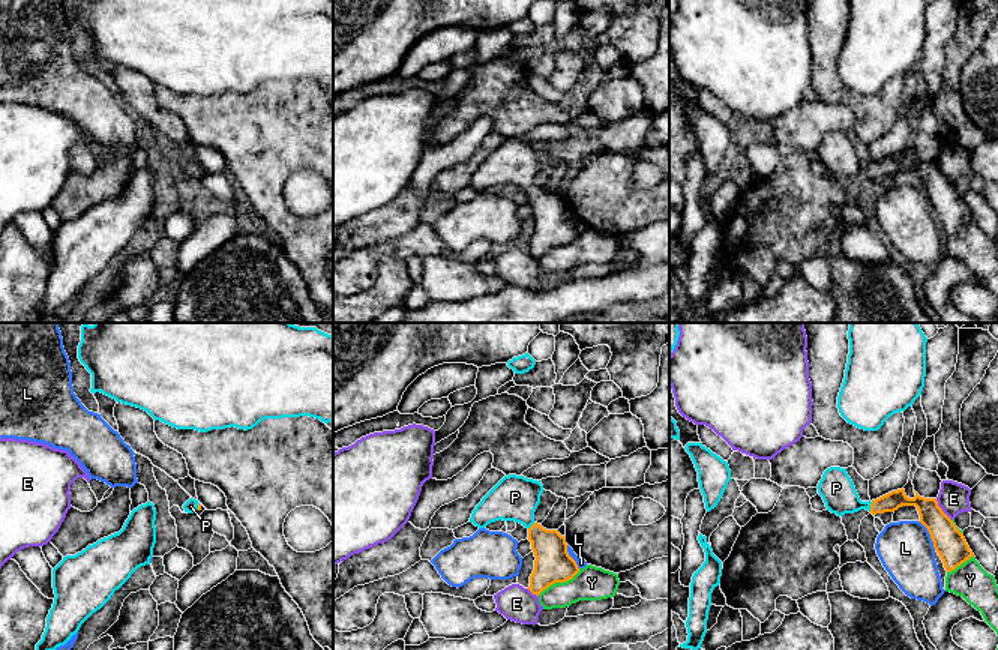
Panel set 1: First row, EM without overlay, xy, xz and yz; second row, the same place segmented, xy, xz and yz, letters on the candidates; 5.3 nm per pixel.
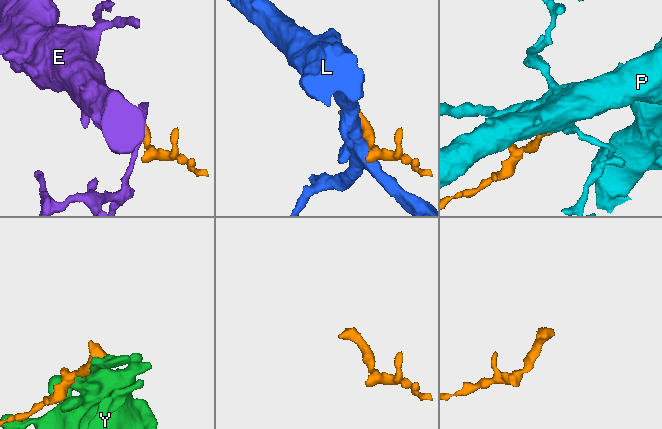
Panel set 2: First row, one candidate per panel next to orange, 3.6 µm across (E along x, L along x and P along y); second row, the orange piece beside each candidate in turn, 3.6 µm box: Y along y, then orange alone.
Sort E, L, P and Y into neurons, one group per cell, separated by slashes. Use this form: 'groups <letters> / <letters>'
groups E / L / P / Y

